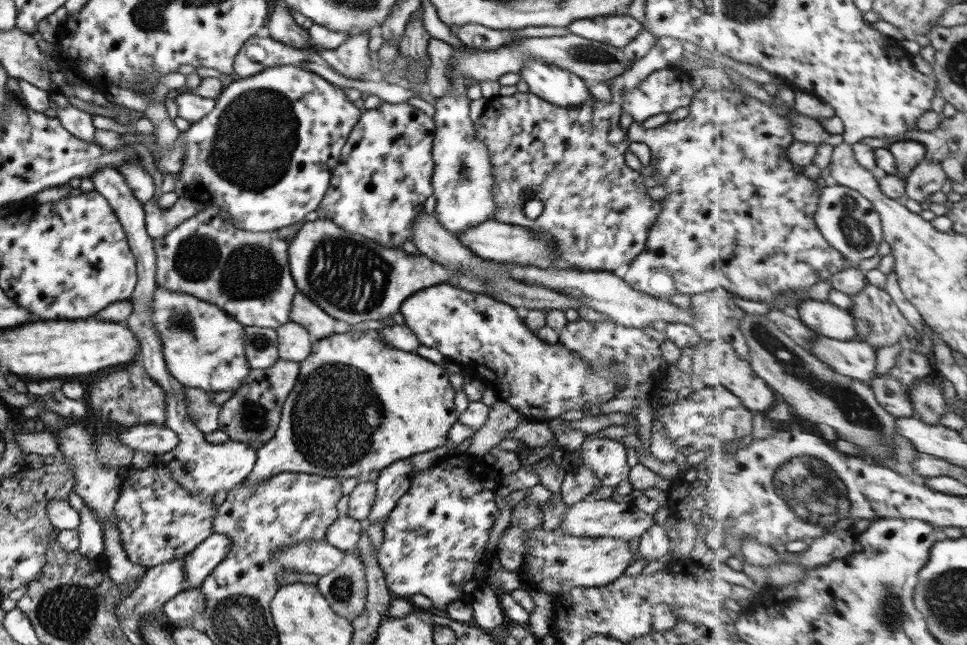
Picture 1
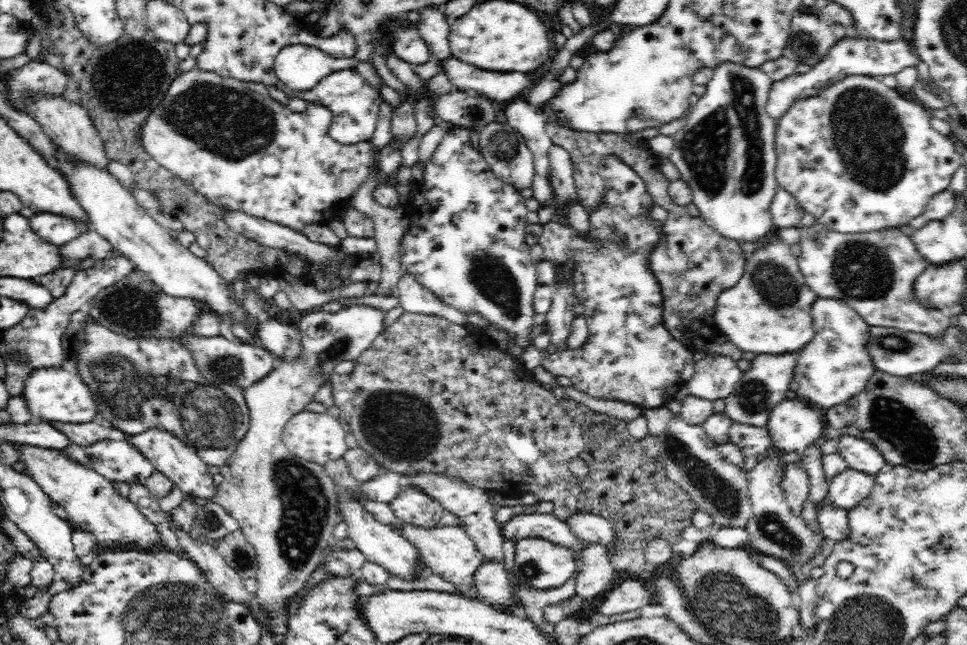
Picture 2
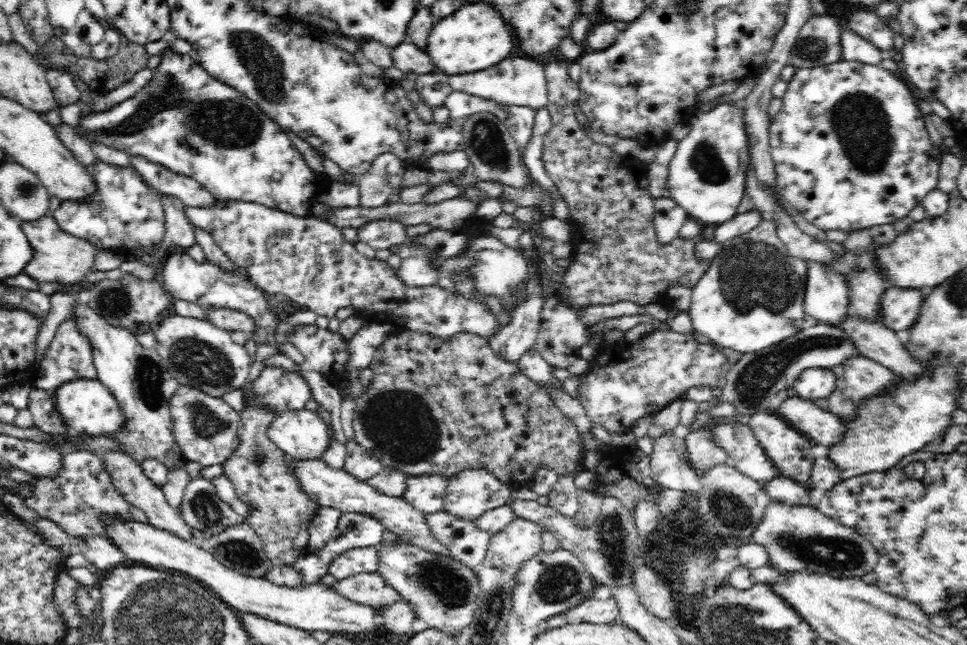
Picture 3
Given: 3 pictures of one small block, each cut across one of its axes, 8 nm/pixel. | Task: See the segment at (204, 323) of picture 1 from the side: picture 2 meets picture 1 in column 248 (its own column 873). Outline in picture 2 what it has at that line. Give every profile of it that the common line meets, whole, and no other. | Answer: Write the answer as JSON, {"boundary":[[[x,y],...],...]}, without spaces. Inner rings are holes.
{"boundary":[[[817,297],[812,306],[814,338],[798,356],[798,366],[793,378],[798,382],[798,392],[804,401],[822,411],[848,402],[866,390],[869,379],[876,374],[876,367],[866,350],[870,342],[870,326],[844,301],[835,298]]]}

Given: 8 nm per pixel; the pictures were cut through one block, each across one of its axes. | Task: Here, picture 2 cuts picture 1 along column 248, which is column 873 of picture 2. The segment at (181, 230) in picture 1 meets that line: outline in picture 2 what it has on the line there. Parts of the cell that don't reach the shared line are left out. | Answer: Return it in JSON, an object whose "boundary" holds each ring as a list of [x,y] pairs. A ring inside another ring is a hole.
{"boundary":[[[816,222],[810,227],[800,227],[800,234],[801,253],[797,260],[808,286],[818,297],[844,301],[868,323],[870,328],[887,327],[940,339],[951,326],[950,315],[942,314],[940,307],[921,306],[921,302],[917,302],[913,294],[913,284],[922,271],[928,268],[930,262],[918,252],[911,237],[904,235],[899,227],[848,234],[830,230]]]}

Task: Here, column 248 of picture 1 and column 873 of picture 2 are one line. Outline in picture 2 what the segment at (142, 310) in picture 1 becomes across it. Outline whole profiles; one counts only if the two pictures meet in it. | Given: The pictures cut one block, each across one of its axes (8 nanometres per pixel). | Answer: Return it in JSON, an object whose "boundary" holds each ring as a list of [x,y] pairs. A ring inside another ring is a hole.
{"boundary":[[[840,435],[837,452],[848,464],[849,470],[878,476],[889,467],[882,453],[870,441],[855,436]]]}

